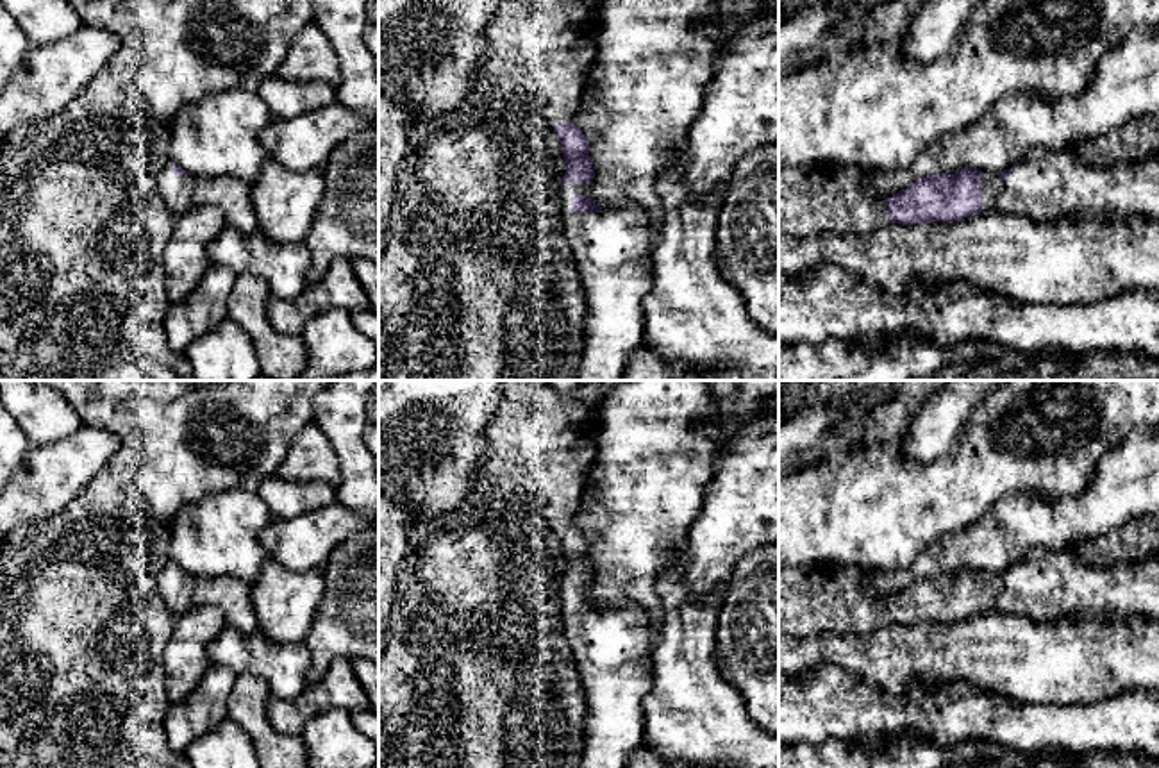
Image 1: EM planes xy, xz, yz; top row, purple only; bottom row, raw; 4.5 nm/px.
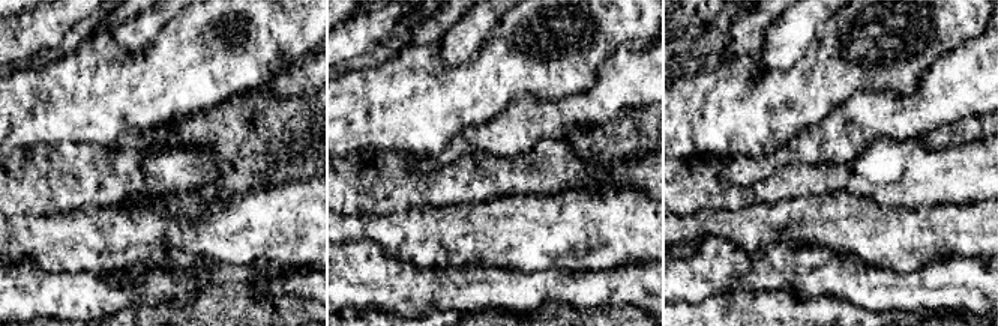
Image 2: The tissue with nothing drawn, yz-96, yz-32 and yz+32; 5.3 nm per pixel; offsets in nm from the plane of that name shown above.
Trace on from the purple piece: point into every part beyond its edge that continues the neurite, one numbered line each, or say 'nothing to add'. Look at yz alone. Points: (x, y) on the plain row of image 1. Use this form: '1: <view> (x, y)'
1: yz (1047, 584)

